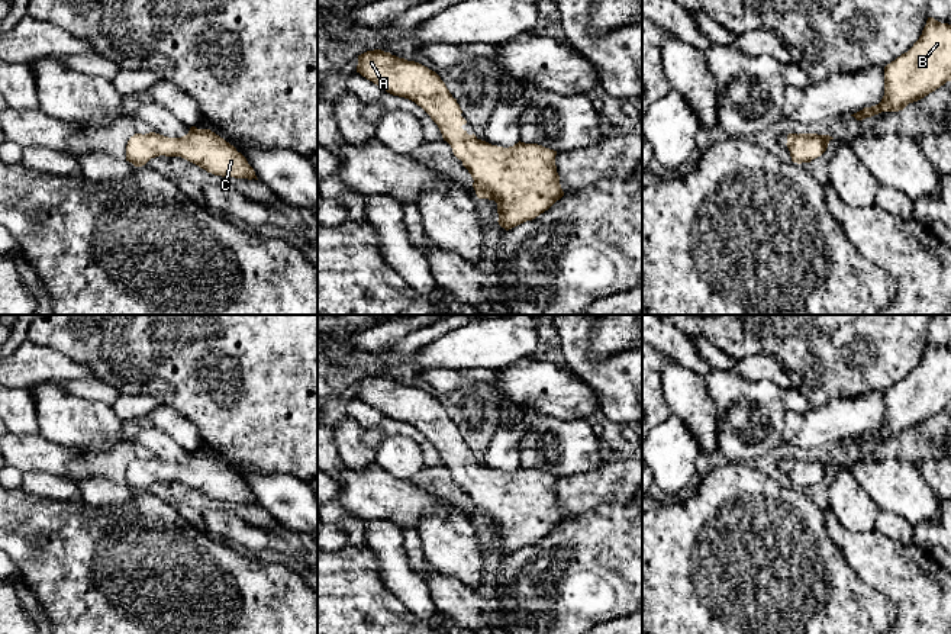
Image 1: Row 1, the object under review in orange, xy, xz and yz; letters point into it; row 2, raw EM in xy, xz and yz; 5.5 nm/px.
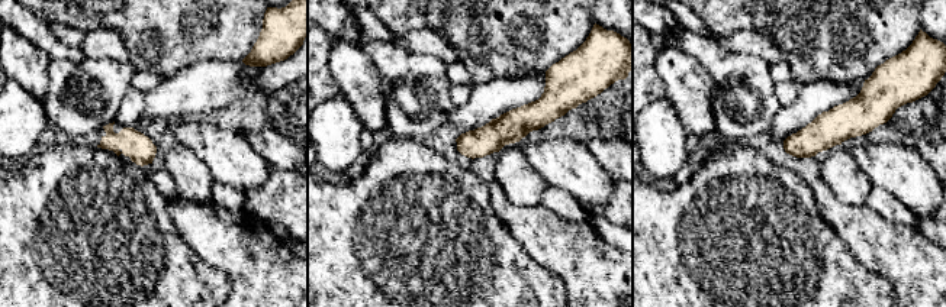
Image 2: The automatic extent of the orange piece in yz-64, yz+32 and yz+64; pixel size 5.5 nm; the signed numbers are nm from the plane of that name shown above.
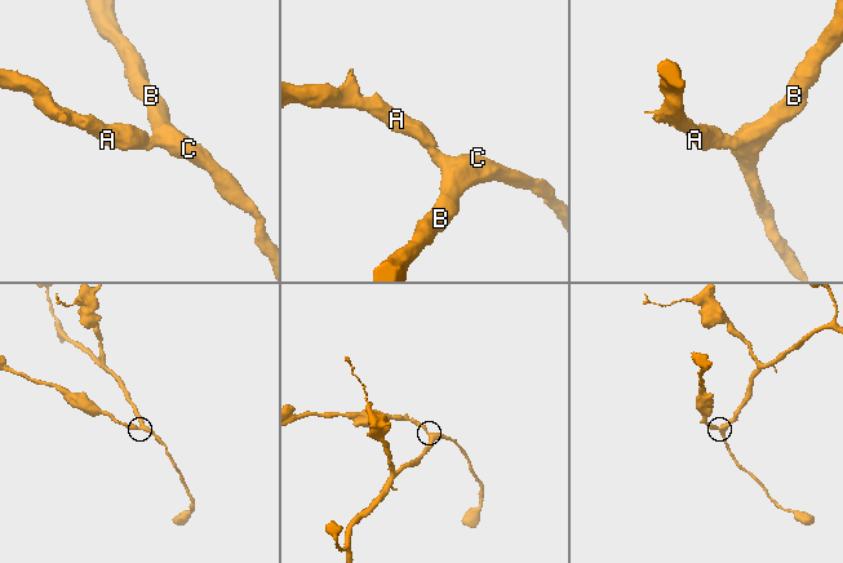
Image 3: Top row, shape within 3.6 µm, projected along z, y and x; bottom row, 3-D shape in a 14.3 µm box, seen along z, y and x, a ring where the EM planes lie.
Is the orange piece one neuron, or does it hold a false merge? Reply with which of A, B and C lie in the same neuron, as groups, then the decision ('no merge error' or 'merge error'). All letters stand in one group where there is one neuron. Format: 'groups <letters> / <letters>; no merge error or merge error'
groups A B C; no merge error

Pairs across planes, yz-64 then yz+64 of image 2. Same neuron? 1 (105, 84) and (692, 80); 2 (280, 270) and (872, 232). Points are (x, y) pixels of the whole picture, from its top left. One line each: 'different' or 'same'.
1: different
2: same

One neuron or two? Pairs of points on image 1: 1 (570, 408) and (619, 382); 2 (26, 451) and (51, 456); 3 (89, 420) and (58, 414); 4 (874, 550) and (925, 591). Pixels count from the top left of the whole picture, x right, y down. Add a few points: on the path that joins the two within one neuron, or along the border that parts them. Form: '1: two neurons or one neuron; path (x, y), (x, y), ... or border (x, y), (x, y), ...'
1: two neurons; border (571, 370), (592, 389), (600, 408)
2: one neuron; path (32, 453), (45, 456)
3: one neuron; path (81, 420), (65, 418)
4: one neuron; path (887, 563), (912, 581)

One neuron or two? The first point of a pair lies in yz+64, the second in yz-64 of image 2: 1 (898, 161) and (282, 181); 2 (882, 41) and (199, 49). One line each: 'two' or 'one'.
1: two
2: one

